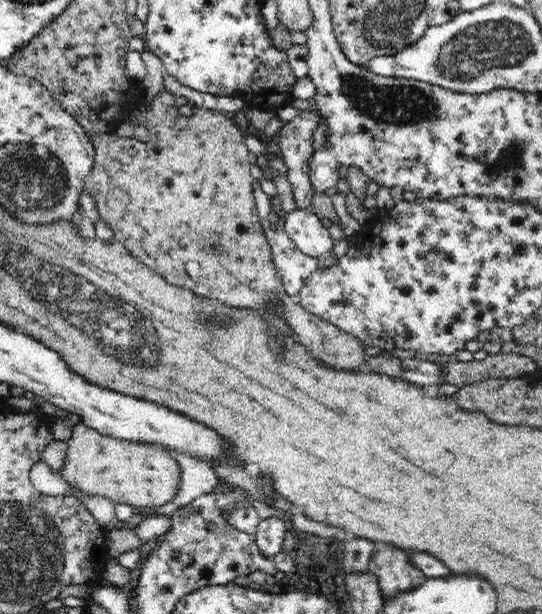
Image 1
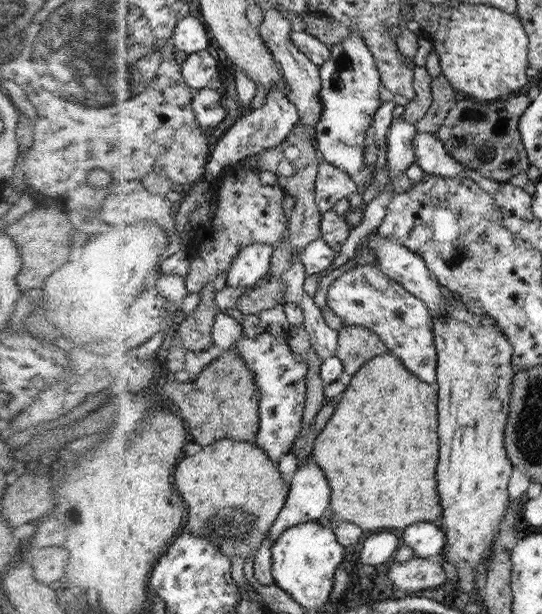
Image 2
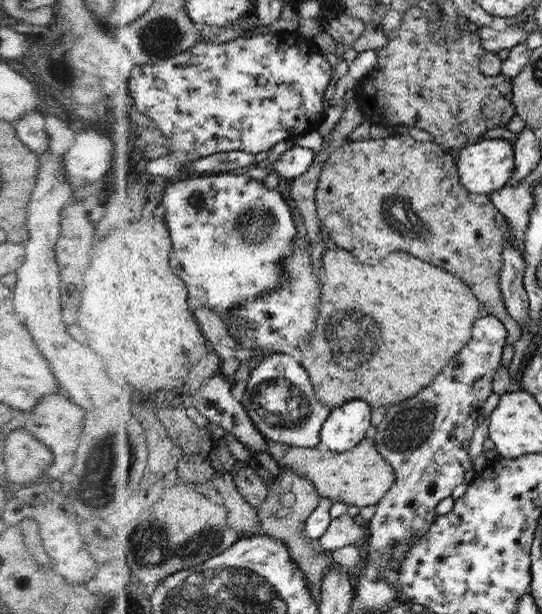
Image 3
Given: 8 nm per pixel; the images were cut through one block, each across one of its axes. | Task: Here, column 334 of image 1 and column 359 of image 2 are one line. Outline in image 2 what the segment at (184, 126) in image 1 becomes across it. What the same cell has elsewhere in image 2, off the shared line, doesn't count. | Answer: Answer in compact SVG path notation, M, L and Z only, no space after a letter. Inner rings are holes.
M359 324L347 325L341 331L339 353L343 361L346 374L356 374L363 370L365 364L376 354L387 354L390 350L386 343L366 326Z

